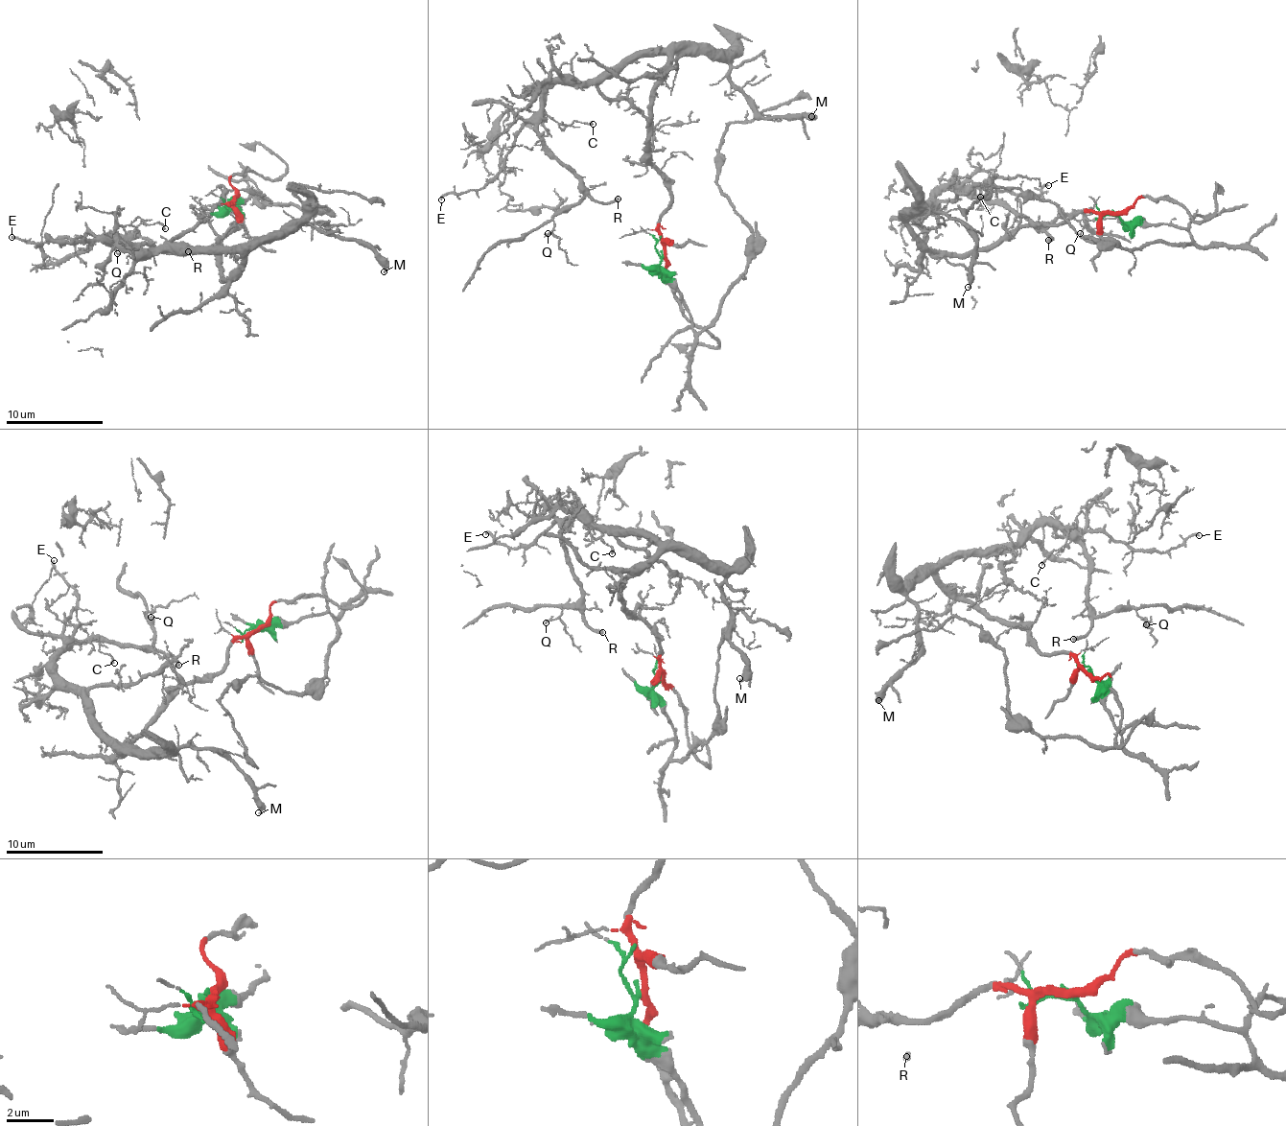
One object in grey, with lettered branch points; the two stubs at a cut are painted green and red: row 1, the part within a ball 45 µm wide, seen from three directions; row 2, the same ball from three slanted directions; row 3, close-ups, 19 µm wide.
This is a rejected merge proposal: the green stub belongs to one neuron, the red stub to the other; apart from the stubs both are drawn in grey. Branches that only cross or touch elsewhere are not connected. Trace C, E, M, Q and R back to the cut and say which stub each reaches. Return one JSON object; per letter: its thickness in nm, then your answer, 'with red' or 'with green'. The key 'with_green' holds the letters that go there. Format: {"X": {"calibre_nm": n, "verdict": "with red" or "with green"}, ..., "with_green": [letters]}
{"C": {"calibre_nm": 140, "verdict": "with red"}, "E": {"calibre_nm": 180, "verdict": "with red"}, "M": {"calibre_nm": 260, "verdict": "with red"}, "Q": {"calibre_nm": 80, "verdict": "with red"}, "R": {"calibre_nm": 240, "verdict": "with red"}, "with_green": []}

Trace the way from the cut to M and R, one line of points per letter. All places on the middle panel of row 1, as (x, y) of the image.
M: (664, 255), (671, 179), (652, 163), (650, 125), (671, 54), (726, 63), (762, 117), (812, 115)
R: (664, 255), (671, 179), (652, 163), (650, 125), (664, 52), (545, 96), (541, 141), (596, 200), (619, 199)

